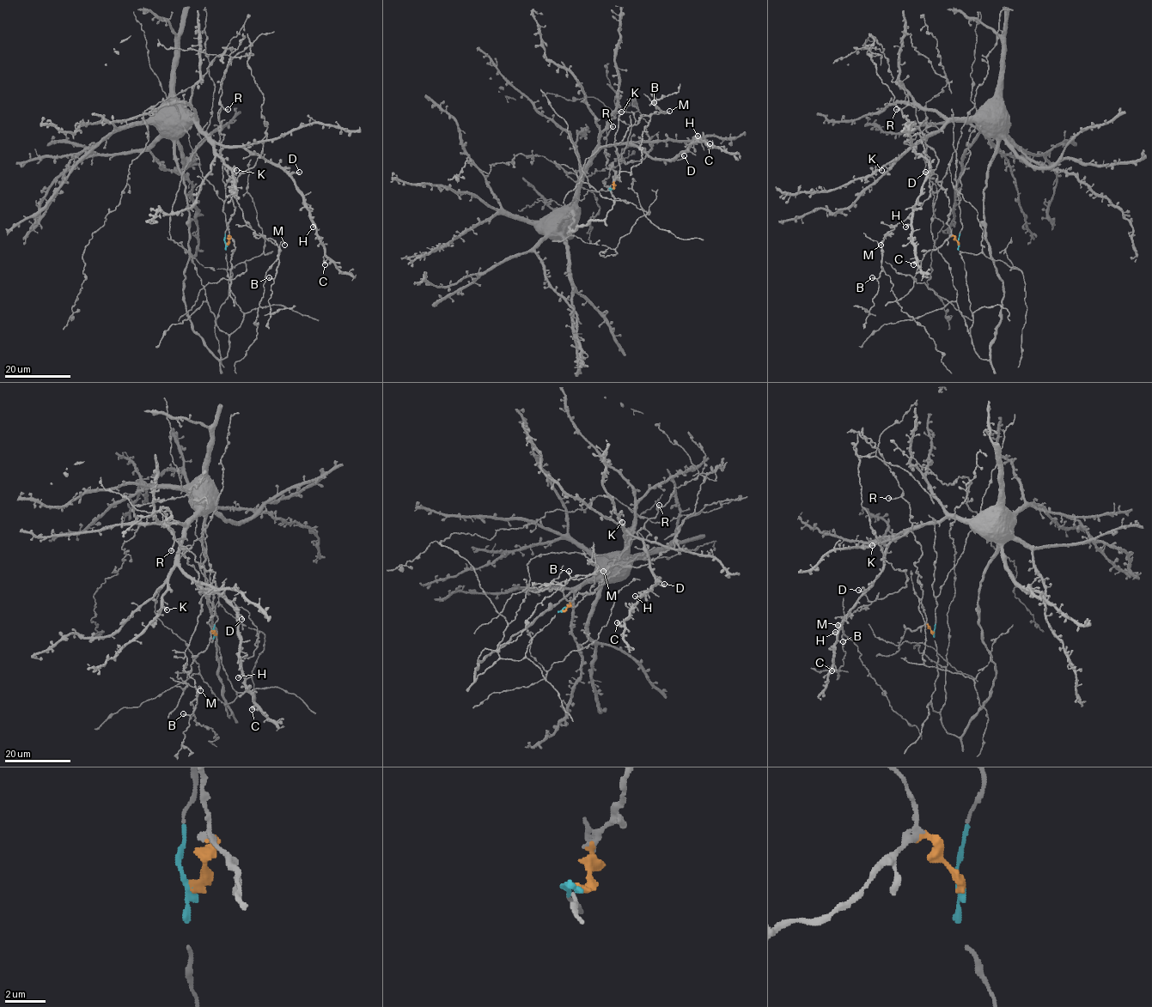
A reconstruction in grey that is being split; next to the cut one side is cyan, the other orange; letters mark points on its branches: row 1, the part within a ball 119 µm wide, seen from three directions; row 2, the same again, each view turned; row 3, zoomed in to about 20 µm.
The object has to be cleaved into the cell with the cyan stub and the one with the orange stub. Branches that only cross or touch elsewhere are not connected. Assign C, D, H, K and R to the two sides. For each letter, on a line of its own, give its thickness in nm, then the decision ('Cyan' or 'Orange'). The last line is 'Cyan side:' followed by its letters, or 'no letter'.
C: Thickness 500 nm. Cyan
D: Thickness 440 nm. Cyan
H: Thickness 400 nm. Cyan
K: Thickness 440 nm. Cyan
R: Thickness 360 nm. Orange
Cyan side: C, D, H, K

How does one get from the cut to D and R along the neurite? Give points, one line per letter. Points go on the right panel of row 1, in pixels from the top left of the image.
D: (959, 244), (960, 177), (976, 124), (946, 121), (917, 144), (914, 149), (929, 164), (929, 172), (924, 172)
R: (959, 244), (947, 224), (948, 198), (933, 172), (937, 156), (924, 142), (916, 110), (906, 105), (896, 109)

